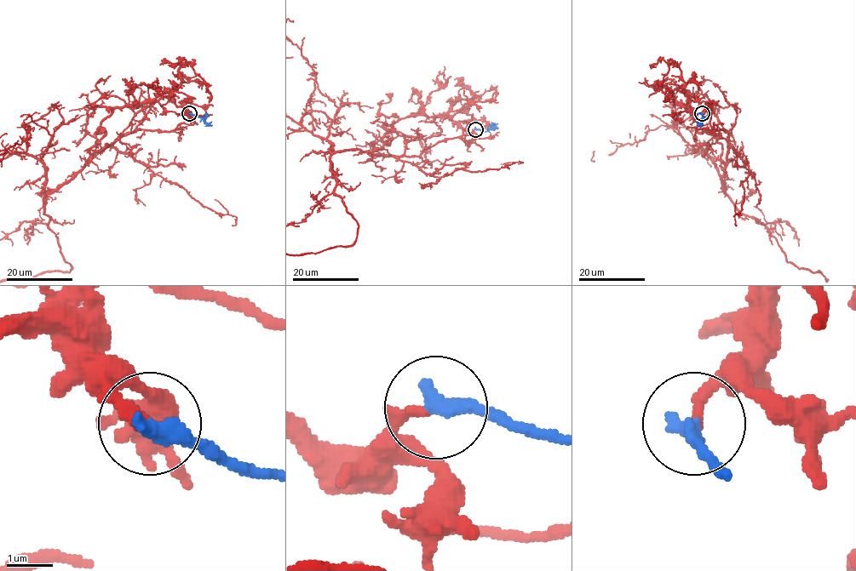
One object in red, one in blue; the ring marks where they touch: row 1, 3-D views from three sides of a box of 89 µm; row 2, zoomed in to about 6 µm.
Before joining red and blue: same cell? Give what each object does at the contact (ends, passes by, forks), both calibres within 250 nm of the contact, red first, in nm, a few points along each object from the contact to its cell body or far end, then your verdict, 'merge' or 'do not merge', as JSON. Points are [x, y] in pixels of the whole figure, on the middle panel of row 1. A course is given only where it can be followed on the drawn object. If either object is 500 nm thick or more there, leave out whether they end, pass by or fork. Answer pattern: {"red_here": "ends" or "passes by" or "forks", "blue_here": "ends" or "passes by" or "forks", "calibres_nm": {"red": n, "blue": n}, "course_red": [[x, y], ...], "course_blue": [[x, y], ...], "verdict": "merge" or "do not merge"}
{"red_here": "ends", "blue_here": "ends", "calibres_nm": {"red": 220, "blue": 420}, "course_red": [[476, 129], [410, 114], [384, 124], [382, 149], [335, 151], [347, 246]], "course_blue": [[476, 129], [487, 131], [497, 123]], "verdict": "merge"}

